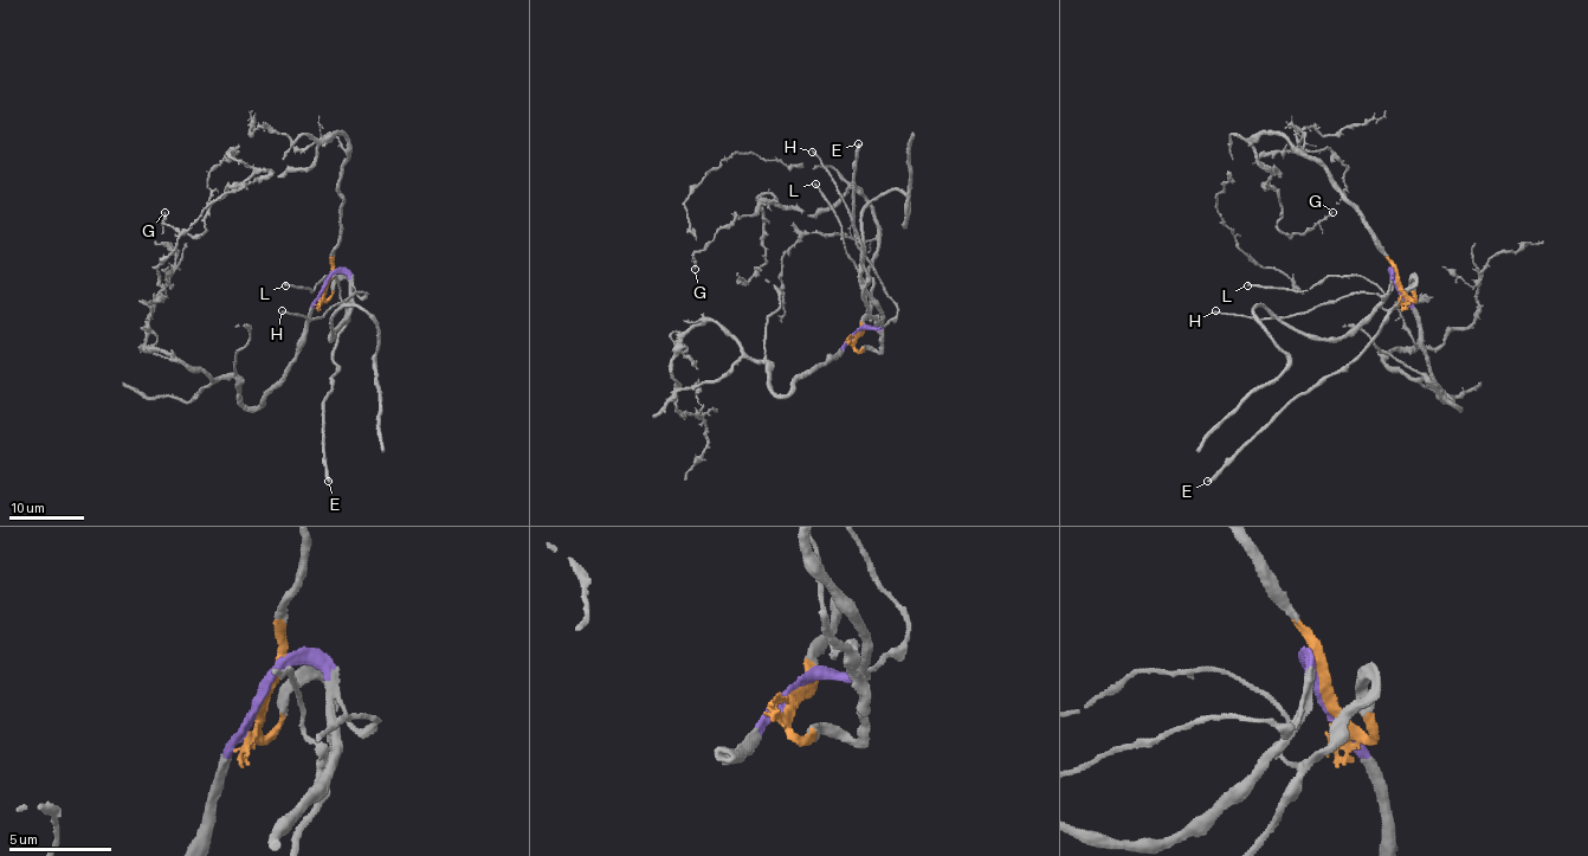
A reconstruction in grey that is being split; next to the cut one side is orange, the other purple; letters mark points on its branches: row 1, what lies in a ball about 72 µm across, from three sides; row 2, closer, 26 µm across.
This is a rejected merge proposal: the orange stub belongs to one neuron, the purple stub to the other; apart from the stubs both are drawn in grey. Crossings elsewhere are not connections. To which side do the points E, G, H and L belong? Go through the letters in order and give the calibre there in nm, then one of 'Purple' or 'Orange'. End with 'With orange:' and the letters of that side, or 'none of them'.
E: Thickness 360 nm. Orange
G: Thickness 190 nm. Orange
H: Thickness 240 nm. Purple
L: Thickness 200 nm. Orange
With orange: E, G, L

